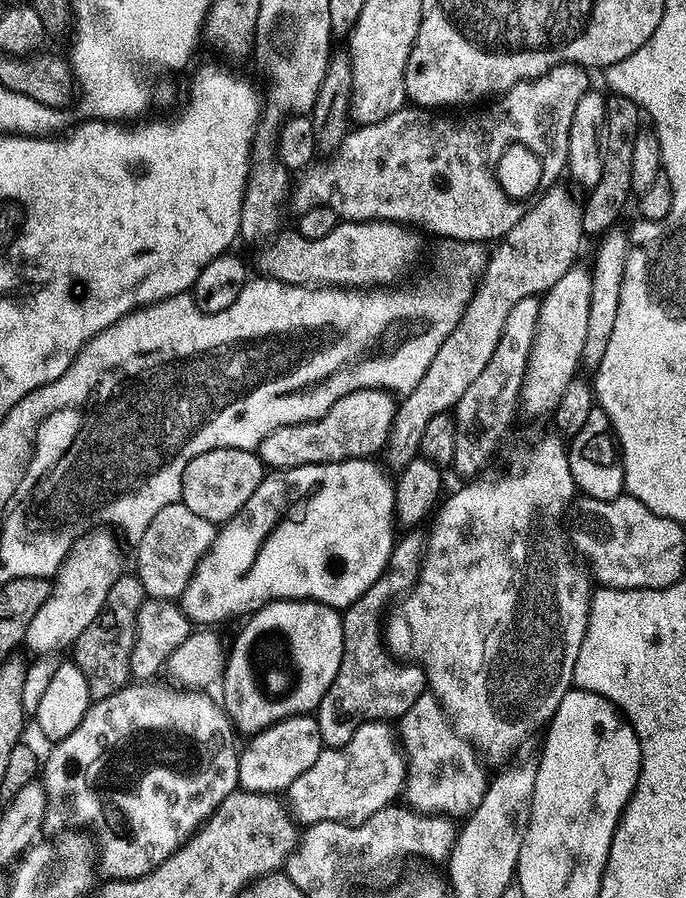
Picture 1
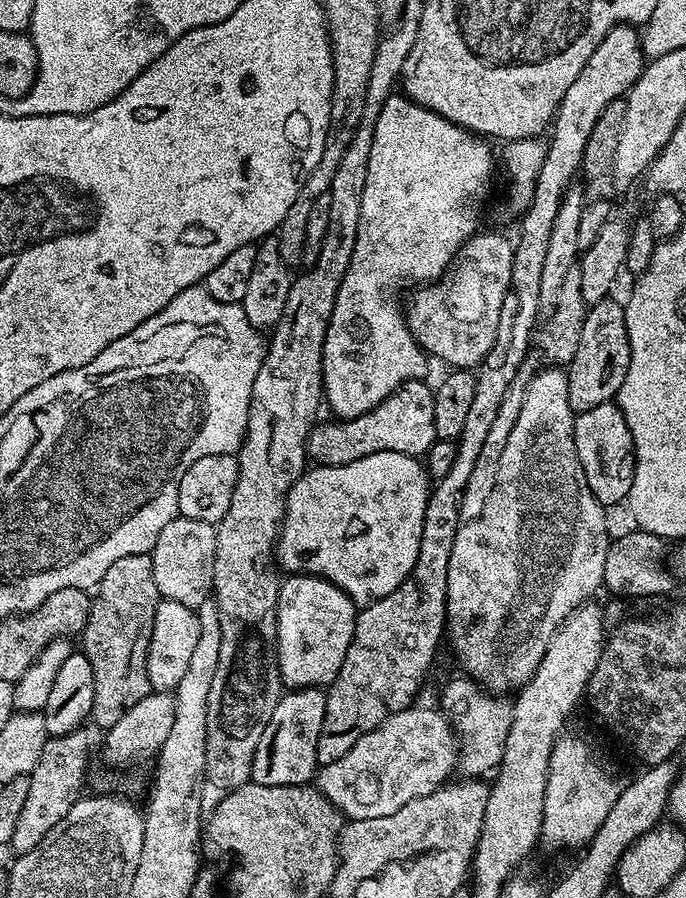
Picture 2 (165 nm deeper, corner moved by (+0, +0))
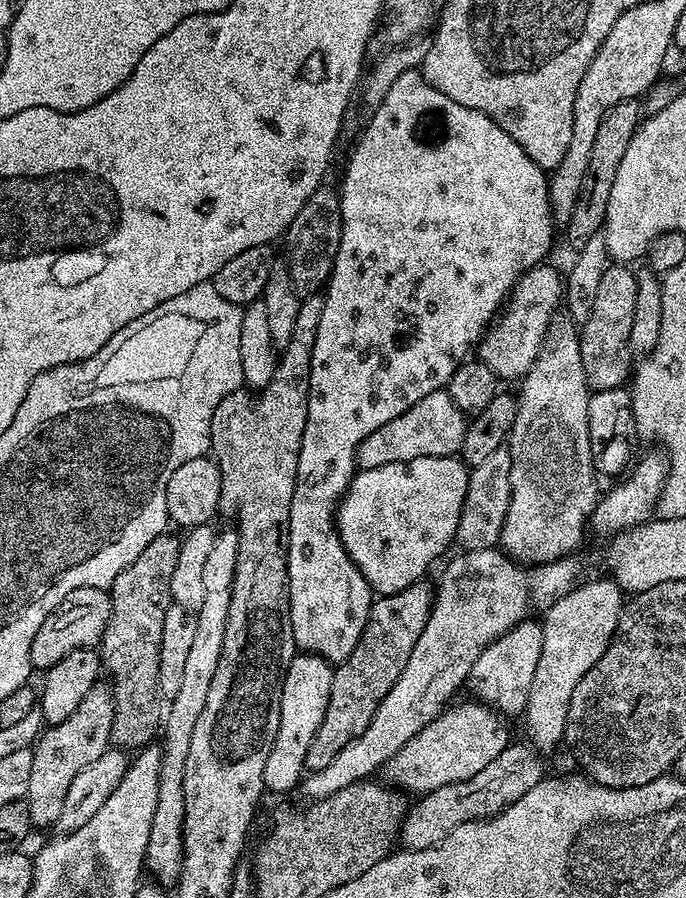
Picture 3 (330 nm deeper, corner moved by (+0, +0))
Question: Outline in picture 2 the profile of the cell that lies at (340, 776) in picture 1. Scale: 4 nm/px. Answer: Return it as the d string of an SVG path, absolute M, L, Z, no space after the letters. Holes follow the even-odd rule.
M413 706L386 717L377 728L362 734L362 738L358 738L358 742L354 742L354 746L350 746L350 750L338 758L338 762L323 765L317 771L314 777L315 787L337 808L341 817L348 820L386 818L386 814L402 810L406 802L419 796L429 796L447 781L444 779L456 768L458 741L453 725L448 723L448 717L435 707L432 708Z

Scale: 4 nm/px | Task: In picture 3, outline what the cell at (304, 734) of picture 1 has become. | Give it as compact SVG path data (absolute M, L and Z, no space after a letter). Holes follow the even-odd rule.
M300 652L290 662L286 678L282 682L282 698L278 714L278 734L274 734L274 746L270 746L270 758L266 758L264 786L269 793L288 792L299 785L306 775L306 753L322 718L326 718L326 706L330 702L330 686L334 668L327 660L312 652Z

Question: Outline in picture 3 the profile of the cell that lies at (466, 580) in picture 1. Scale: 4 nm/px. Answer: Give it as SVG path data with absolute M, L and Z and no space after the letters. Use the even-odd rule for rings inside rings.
M553 319L544 344L530 370L519 381L520 392L516 396L518 414L514 418L512 433L506 447L510 450L510 510L502 526L500 544L503 551L519 558L525 565L548 564L561 556L575 553L584 540L584 531L590 528L590 517L596 509L596 467L592 461L590 446L590 422L588 421L588 398L590 389L586 370L582 370L582 350L577 325L571 319Z

